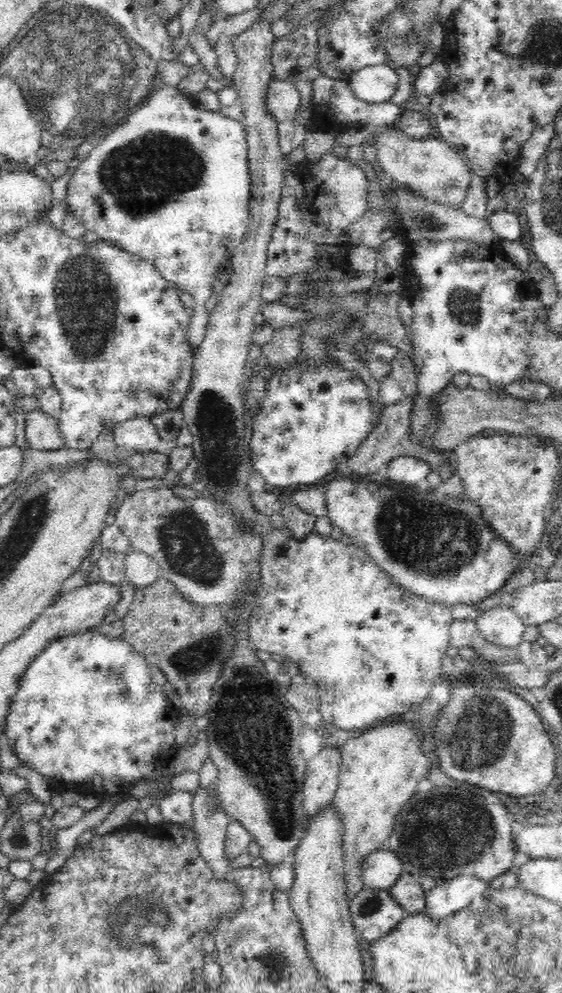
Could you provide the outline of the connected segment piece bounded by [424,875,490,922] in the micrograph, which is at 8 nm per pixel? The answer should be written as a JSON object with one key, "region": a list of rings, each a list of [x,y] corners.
{"region":[[[472,875],[438,882],[427,894],[425,914],[440,922],[486,894],[489,883]]]}

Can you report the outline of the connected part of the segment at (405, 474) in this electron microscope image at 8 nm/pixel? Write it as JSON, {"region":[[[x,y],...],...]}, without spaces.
{"region":[[[400,455],[391,464],[388,480],[402,482],[406,485],[416,485],[426,482],[428,474],[433,470],[433,466],[427,460],[416,456]]]}

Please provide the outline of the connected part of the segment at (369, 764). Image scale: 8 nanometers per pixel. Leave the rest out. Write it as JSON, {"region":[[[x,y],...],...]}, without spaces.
{"region":[[[403,721],[388,722],[386,725],[364,731],[358,737],[347,740],[341,751],[339,786],[333,800],[334,810],[342,825],[342,859],[344,859],[344,886],[350,904],[364,890],[365,860],[376,851],[387,848],[393,833],[396,817],[404,805],[418,792],[418,782],[428,774],[428,758],[420,752],[421,732],[418,727]]]}

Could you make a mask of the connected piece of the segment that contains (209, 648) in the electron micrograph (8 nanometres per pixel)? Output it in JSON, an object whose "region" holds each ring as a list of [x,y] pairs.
{"region":[[[160,579],[147,587],[139,587],[135,590],[133,602],[122,619],[124,632],[119,636],[123,642],[134,647],[150,666],[156,665],[163,671],[171,683],[183,706],[191,712],[196,718],[204,717],[212,702],[214,686],[224,678],[226,664],[232,660],[238,652],[240,640],[237,638],[237,628],[231,625],[231,621],[225,613],[225,610],[219,606],[209,606],[207,608],[190,604],[184,597],[172,586],[170,581]]]}

